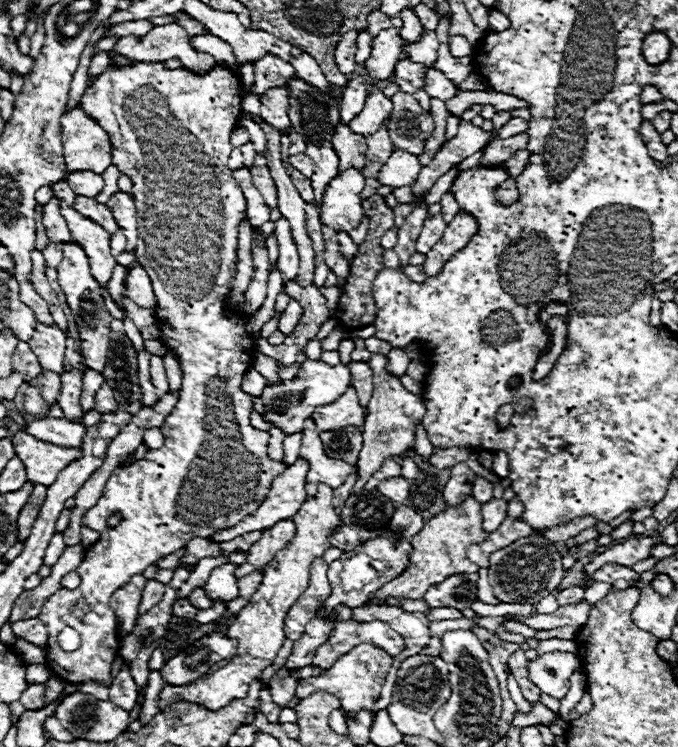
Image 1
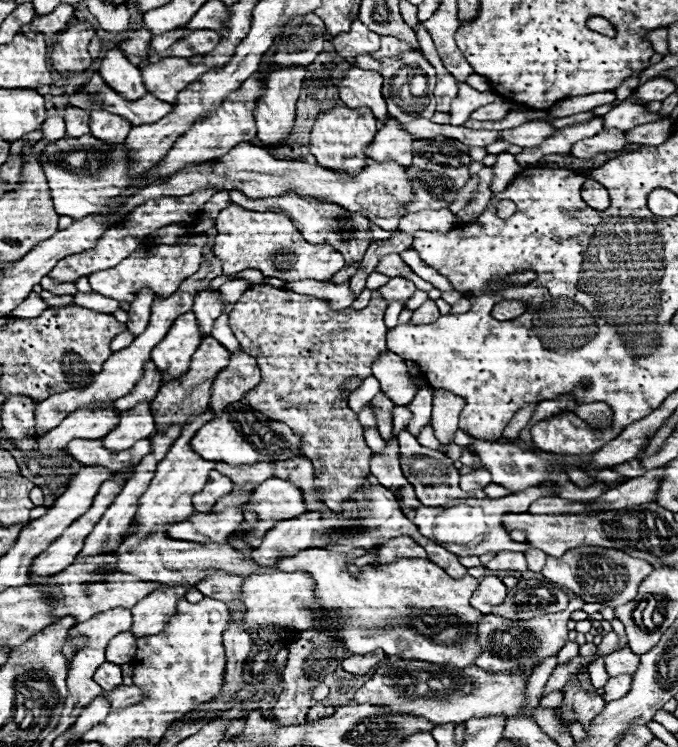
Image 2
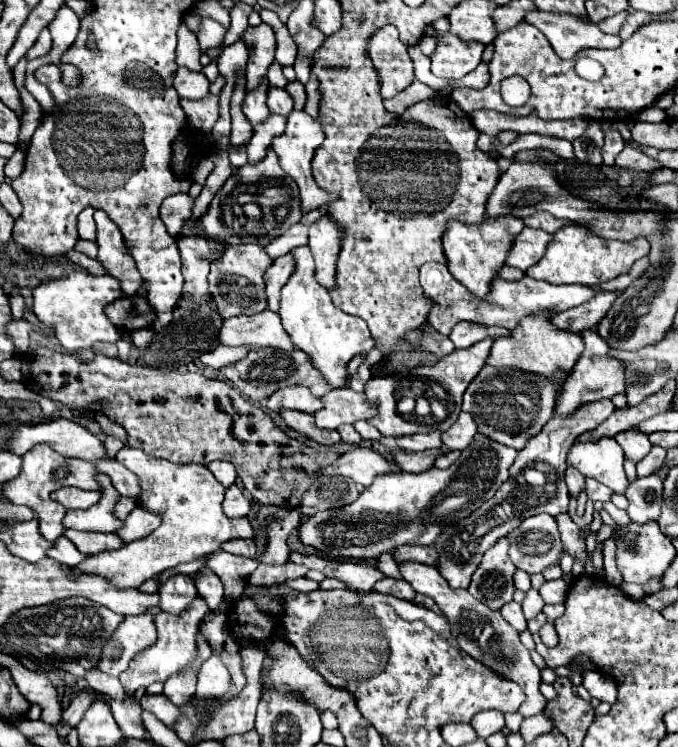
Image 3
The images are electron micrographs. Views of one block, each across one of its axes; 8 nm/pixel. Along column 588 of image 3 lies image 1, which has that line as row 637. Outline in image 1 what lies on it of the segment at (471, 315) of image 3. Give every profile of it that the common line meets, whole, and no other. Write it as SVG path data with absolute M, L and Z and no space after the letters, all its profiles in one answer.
M316 558L314 564L310 566L310 584L306 592L298 598L298 602L292 604L284 620L286 638L298 640L304 634L304 626L316 616L316 610L330 596L330 582L326 578L326 570L328 562L324 558Z

